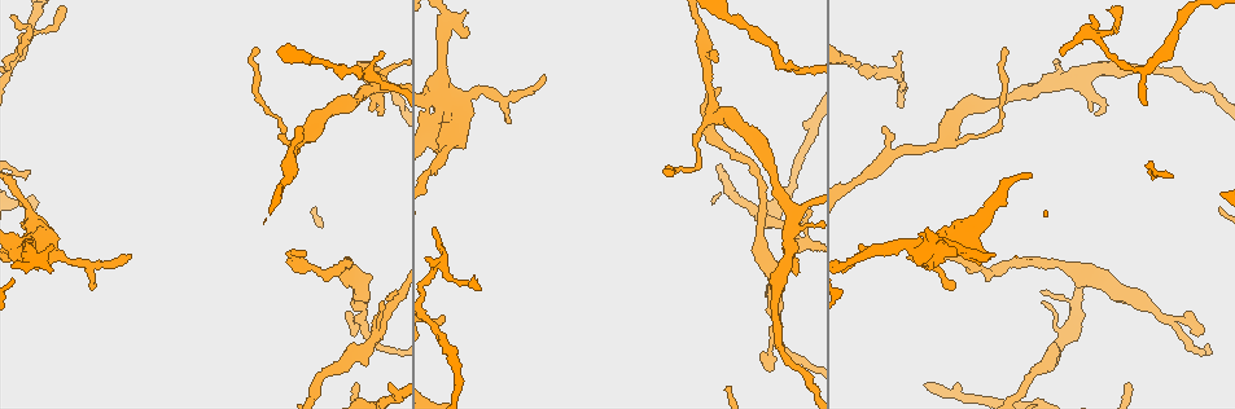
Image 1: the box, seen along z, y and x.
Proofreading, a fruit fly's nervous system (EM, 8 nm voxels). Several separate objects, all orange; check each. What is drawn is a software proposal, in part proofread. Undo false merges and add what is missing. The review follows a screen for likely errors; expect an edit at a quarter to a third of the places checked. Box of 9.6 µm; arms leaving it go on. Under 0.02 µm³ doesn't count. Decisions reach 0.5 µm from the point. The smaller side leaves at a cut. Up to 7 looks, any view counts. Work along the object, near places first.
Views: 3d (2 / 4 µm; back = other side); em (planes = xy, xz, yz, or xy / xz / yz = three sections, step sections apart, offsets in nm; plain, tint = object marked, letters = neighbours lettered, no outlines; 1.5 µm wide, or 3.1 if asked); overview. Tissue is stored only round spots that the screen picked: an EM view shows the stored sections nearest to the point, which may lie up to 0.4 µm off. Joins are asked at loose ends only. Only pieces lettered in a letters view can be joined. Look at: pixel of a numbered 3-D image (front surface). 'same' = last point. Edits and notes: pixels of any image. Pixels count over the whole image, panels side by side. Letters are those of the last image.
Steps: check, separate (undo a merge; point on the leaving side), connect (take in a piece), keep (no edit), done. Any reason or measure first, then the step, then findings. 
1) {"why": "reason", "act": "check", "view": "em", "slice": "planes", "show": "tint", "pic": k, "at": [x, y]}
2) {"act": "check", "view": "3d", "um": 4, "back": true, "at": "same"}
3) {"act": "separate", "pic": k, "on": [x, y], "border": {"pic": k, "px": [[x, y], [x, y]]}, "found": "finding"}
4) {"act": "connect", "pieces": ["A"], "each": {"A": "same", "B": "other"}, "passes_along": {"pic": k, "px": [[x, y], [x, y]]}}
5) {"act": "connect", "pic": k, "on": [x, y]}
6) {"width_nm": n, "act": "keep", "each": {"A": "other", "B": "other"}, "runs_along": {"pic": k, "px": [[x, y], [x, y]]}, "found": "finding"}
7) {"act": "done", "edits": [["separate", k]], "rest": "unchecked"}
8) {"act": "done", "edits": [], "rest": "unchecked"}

{"why": "free end", "act": "check", "view": "em", "slice": "planes", "show": "plain", "pic": 1, "at": [798, 66]}

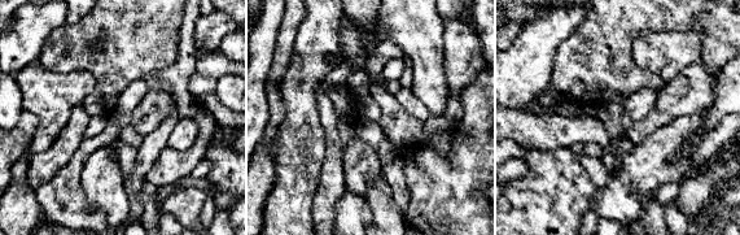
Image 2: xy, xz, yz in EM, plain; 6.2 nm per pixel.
{"act": "check", "view": "em", "slice": "planes", "show": "letters", "at": "same"}

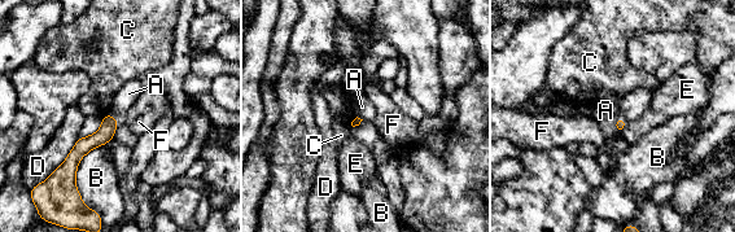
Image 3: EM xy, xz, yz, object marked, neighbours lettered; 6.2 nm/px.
{"longest_contact_nm": ["B", 360], "act": "keep", "each": {"A": "other", "B": "other", "C": "other", "D": "other", "E": "other", "F": "other"}, "found": "no lettered piece goes on from it"}

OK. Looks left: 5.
{"why": "free end", "act": "check", "view": "3d", "um": 4, "pic": 1, "at": [297, 126]}

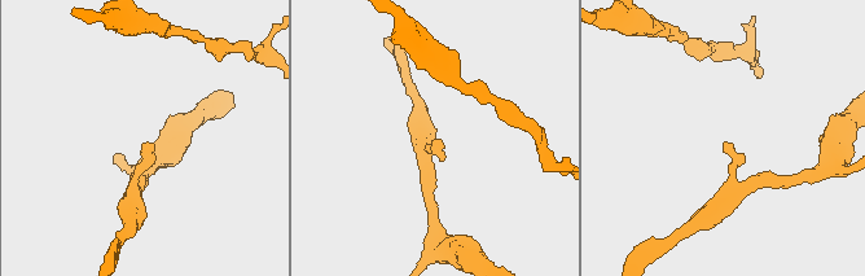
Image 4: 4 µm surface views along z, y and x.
{"why": "shape alone is not enough", "act": "check", "view": "em", "slice": "yz", "step": 8, "show": "letters", "pic": 4, "at": [431, 140]}

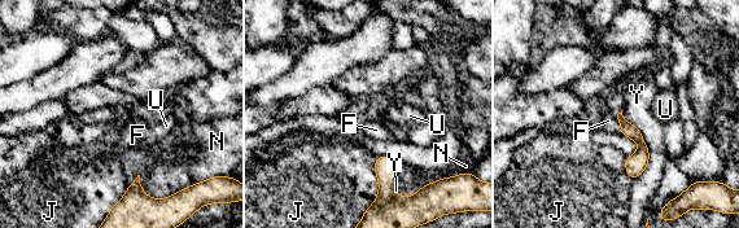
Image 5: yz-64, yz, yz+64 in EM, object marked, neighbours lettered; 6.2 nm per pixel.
{"act": "keep", "each": {"F": "other", "J": "other", "N": "other", "U": "other", "Y": "other"}, "found": "no lettered piece goes on from it"}

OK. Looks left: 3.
{"why": "branch stops here", "act": "check", "view": "3d", "um": 2, "pic": 1, "at": [130, 257]}

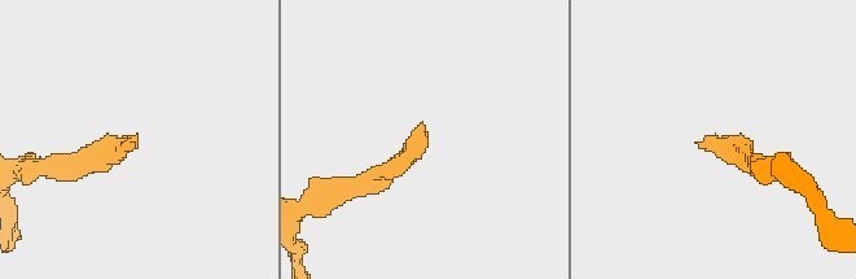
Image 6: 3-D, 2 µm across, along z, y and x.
{"why": "now the EM", "act": "check", "view": "em", "slice": "planes", "show": "letters", "pic": 6, "at": [424, 125]}

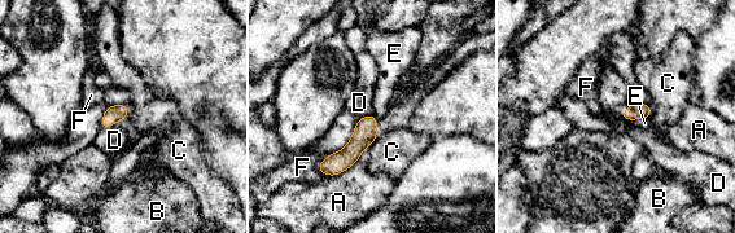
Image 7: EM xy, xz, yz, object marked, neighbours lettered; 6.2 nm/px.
{"width_nm": 110, "act": "keep", "each": {"A": "other", "B": "other", "C": "other", "D": "other", "E": "other", "F": "other"}, "border": {"pic": 7, "px": [[116, 122], [101, 128]]}, "found": "no lettered piece goes on from it"}

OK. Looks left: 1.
{"act": "done", "edits": [], "rest": "unchecked"}

